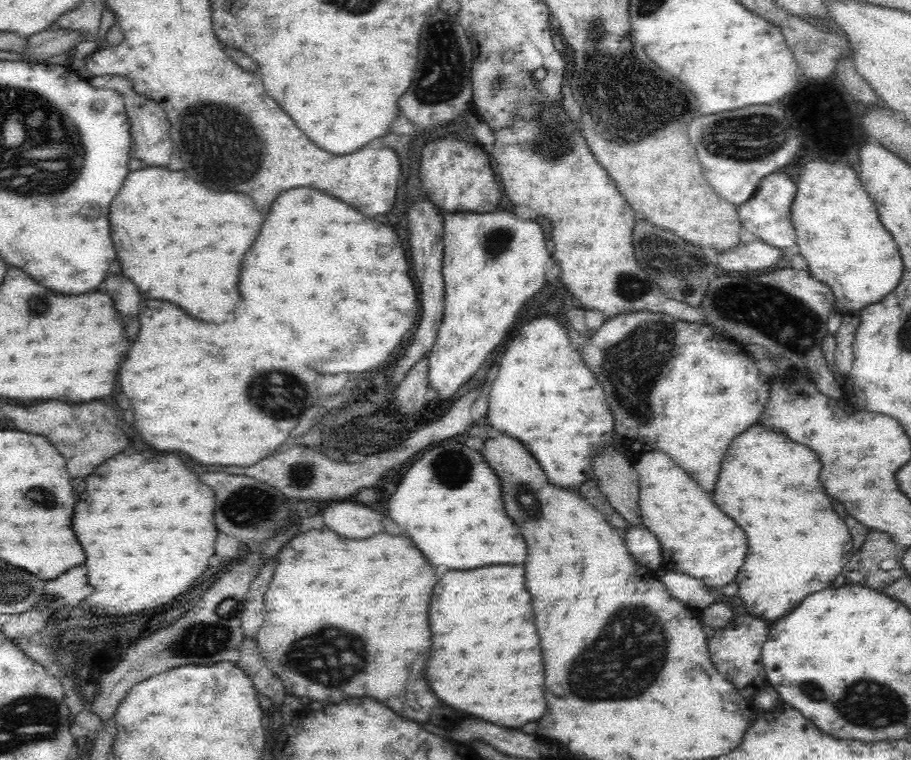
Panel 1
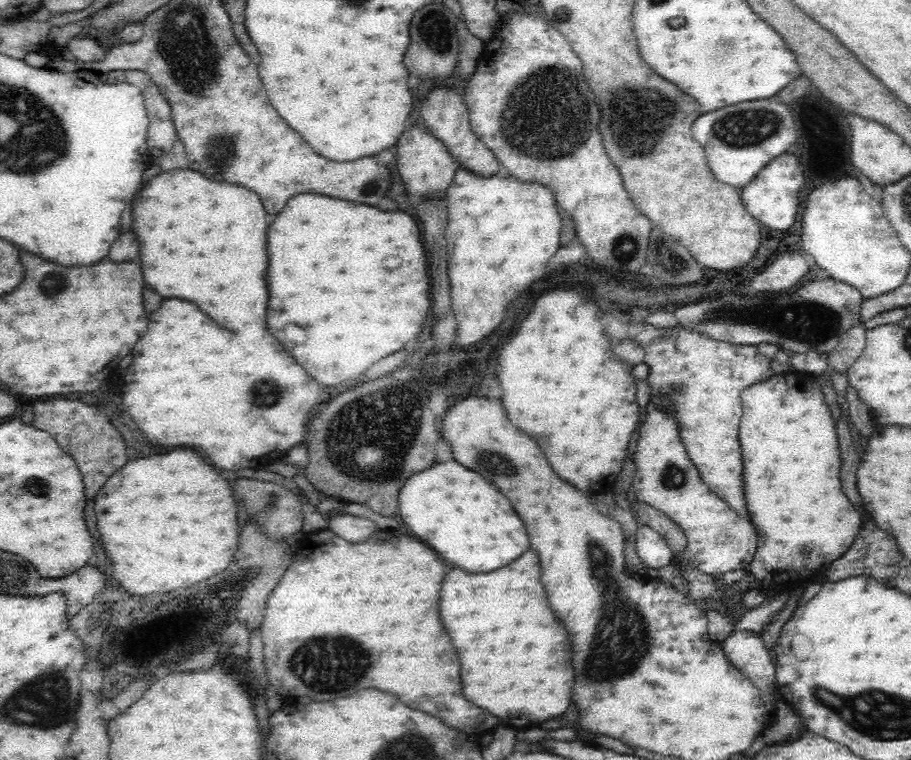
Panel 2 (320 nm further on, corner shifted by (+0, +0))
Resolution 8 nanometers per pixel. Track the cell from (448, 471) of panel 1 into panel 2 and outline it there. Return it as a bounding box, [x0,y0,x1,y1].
[399,460,528,572]

